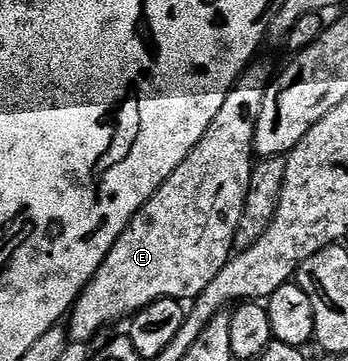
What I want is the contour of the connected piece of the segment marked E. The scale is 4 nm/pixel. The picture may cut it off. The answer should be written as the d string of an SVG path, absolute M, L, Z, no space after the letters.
M252 62L240 75L239 82L225 97L225 105L221 105L209 129L205 129L205 137L193 145L189 157L185 157L185 161L173 169L157 193L149 197L146 205L131 218L131 223L121 233L113 249L109 249L105 261L101 261L97 273L93 273L85 289L75 298L75 305L69 312L69 339L72 344L89 342L110 323L123 318L126 320L158 299L198 299L199 294L209 289L209 281L213 281L213 277L217 277L217 273L221 273L221 269L225 269L227 262L233 258L235 234L249 193L255 155L255 122L257 117L261 117L263 93L273 75L273 71L259 62Z

